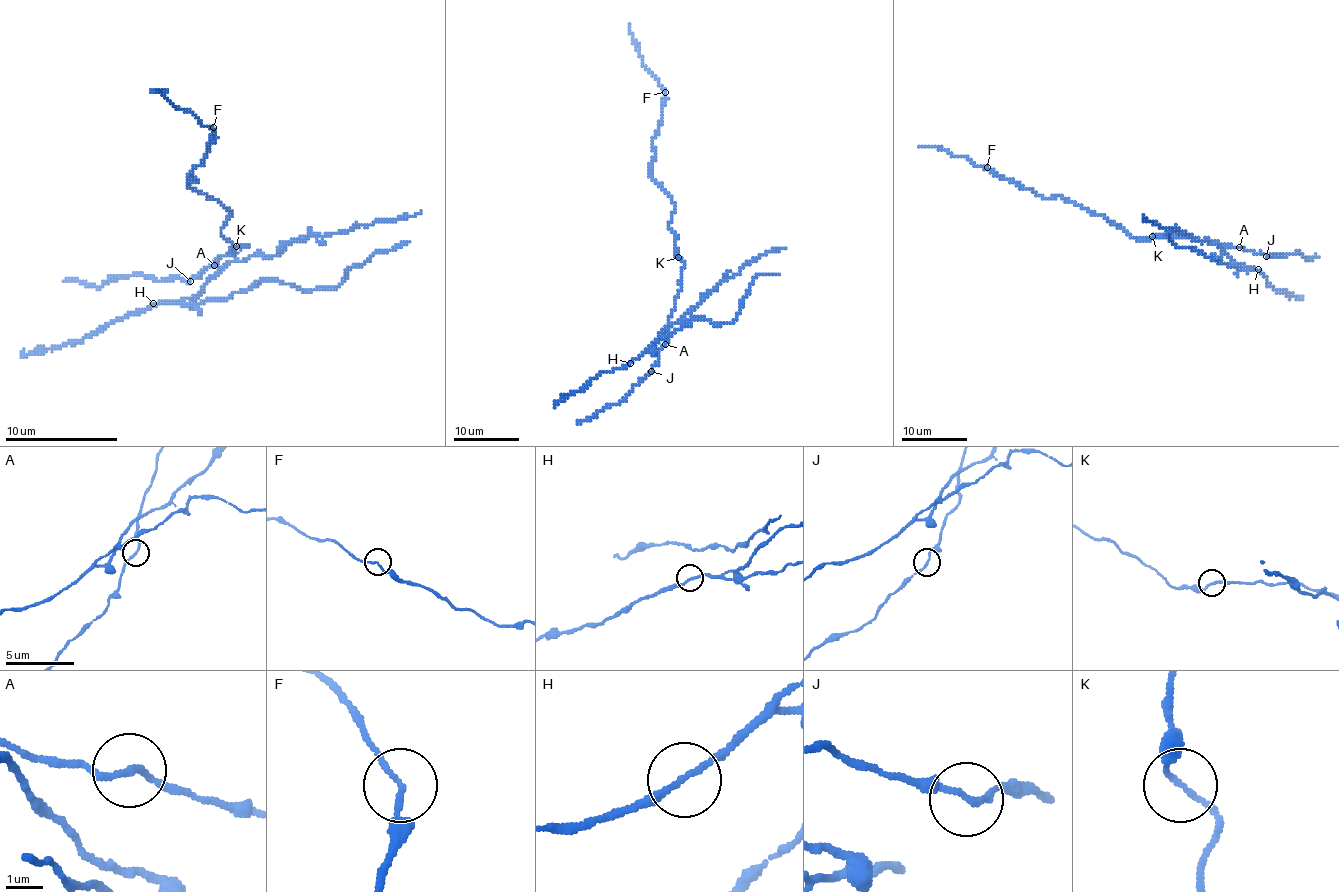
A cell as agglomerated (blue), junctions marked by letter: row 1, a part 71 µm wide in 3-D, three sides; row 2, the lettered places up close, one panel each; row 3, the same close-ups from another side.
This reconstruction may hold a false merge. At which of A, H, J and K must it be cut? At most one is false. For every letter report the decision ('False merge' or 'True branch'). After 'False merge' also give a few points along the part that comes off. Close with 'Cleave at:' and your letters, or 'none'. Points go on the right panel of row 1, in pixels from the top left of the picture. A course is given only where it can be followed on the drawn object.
A: True branch
H: True branch
J: True branch
K: True branch
Cleave at: none

